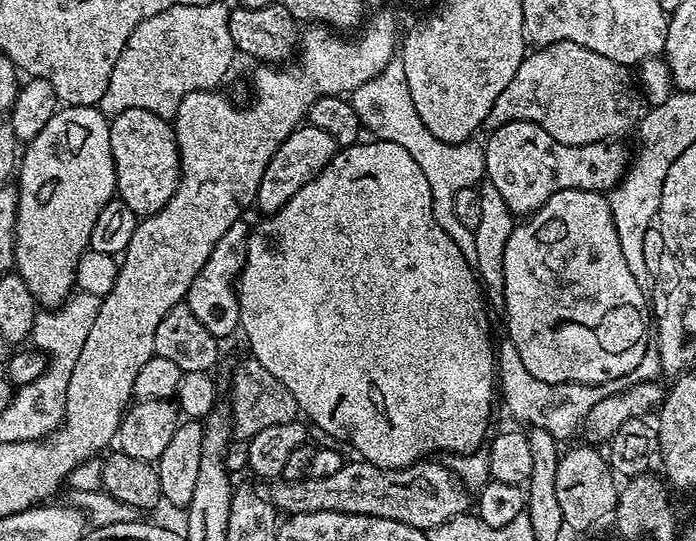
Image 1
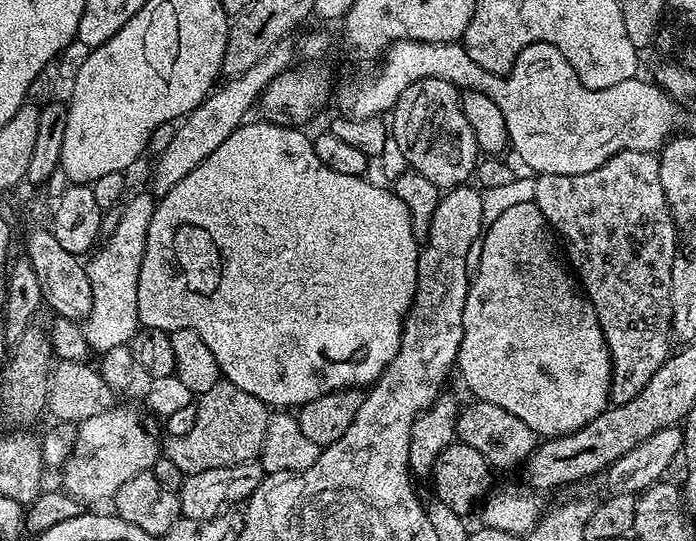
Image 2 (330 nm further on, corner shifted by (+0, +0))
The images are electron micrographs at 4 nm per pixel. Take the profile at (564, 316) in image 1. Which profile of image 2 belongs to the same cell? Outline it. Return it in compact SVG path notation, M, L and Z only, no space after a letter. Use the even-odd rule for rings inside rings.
M523 202L512 206L510 210L487 225L482 239L478 244L478 256L480 252L480 261L475 261L474 275L471 277L468 293L466 294L466 306L462 314L462 346L460 347L460 359L458 361L458 376L464 379L464 384L473 392L476 400L485 400L494 406L502 406L502 410L510 410L514 418L522 418L530 430L534 430L537 437L551 438L553 436L565 436L567 432L578 430L586 426L603 412L610 404L610 389L612 386L612 358L608 353L606 338L602 334L602 326L598 322L598 314L594 306L589 302L588 297L578 287L561 249L558 247L557 237L552 231L542 210L534 202Z

